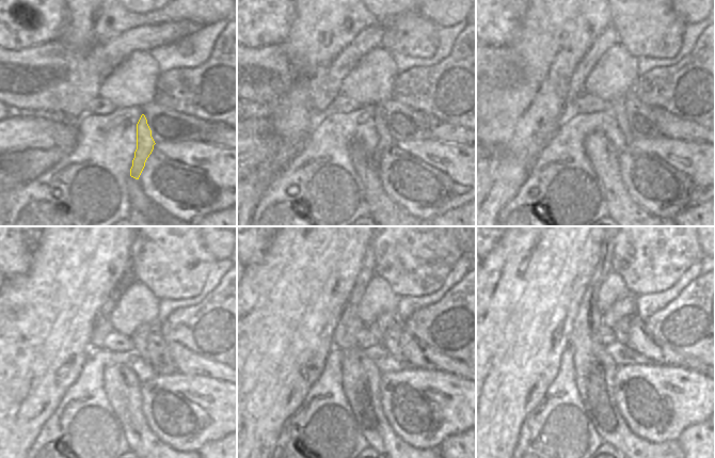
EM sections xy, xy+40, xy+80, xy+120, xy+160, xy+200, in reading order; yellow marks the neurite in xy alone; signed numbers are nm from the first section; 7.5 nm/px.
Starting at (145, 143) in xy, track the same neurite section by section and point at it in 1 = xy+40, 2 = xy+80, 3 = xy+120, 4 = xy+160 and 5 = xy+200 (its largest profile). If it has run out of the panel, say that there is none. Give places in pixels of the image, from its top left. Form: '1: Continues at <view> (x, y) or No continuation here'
1: Continues at xy+40 (385, 140)
2: Continues at xy+80 (618, 105)
3: Continues at xy+120 (140, 336)
4: Continues at xy+160 (385, 320)
5: Continues at xy+200 (625, 306).

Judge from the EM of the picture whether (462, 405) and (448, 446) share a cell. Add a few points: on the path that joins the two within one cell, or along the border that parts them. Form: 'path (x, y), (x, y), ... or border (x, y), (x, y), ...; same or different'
border (464, 430), (449, 435), (439, 446); different

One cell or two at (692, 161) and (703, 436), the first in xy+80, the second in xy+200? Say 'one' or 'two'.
two

